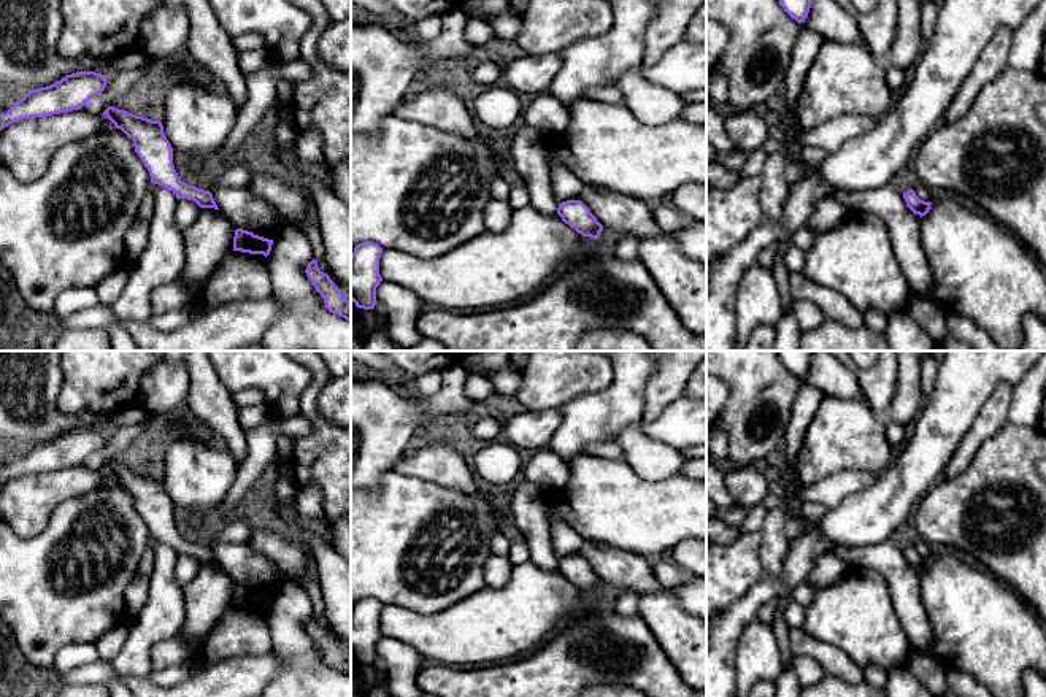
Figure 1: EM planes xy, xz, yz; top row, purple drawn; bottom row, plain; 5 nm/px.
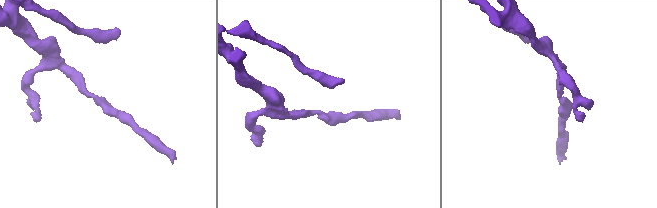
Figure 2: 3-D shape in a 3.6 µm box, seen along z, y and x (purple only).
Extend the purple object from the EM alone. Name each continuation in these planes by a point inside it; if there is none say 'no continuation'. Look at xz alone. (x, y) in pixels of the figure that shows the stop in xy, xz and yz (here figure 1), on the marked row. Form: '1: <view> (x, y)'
no continuation

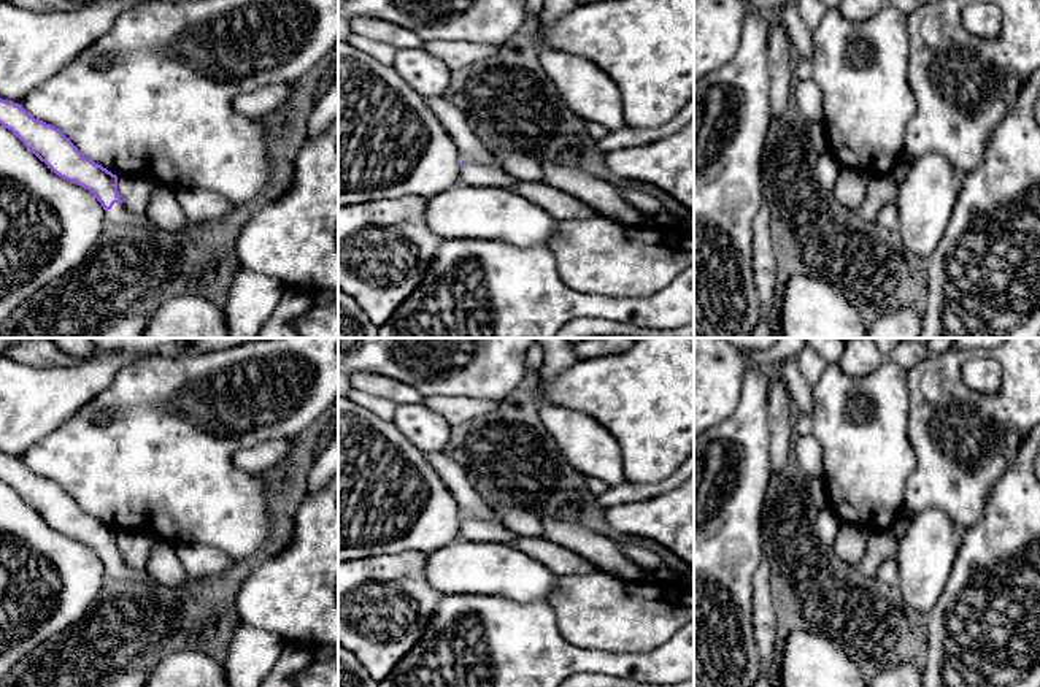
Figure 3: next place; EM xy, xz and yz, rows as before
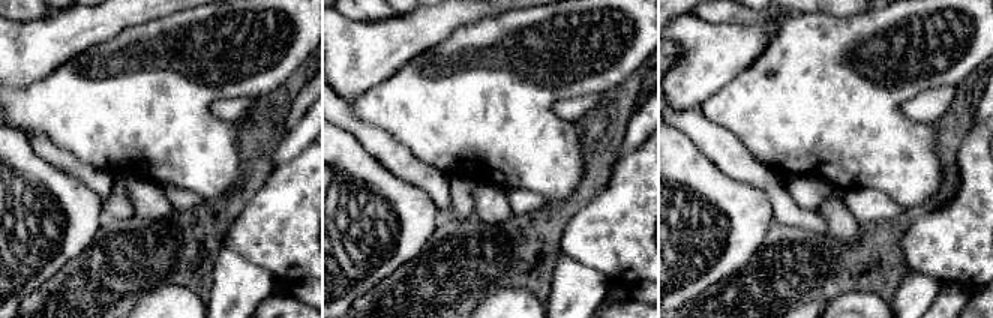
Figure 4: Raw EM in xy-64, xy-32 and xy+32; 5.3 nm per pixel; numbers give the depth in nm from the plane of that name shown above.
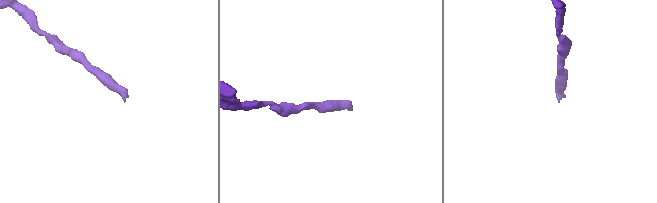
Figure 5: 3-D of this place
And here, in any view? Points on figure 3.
1: xy (119, 214)

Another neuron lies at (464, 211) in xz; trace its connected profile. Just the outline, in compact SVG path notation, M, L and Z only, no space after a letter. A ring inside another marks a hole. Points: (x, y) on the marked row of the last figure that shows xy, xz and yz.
M454 184L427 198L426 224L443 240L495 240L548 246L556 219L522 195L499 187Z

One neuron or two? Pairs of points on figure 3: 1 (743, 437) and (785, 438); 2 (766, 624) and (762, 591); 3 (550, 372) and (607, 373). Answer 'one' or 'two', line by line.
1: two
2: one
3: two

